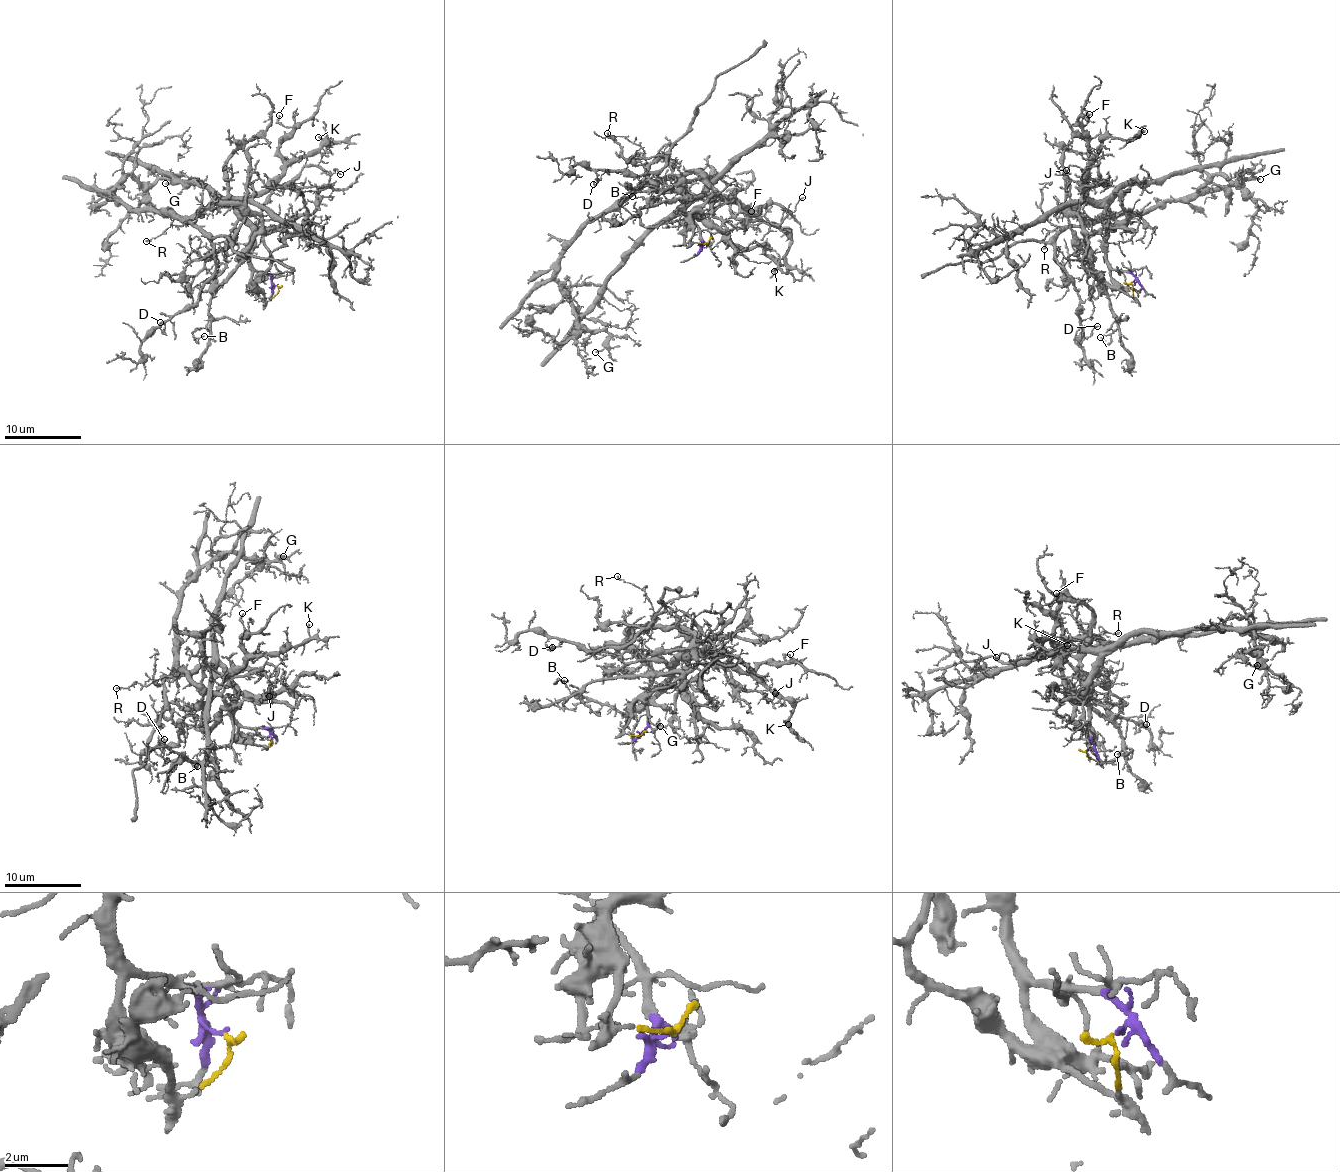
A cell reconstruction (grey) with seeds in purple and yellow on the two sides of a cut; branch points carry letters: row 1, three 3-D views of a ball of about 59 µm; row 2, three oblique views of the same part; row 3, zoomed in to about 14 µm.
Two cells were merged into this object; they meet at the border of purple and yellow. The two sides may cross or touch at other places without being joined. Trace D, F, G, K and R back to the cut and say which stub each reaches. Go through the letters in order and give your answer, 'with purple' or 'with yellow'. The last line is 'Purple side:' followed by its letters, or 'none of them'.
D: with yellow
F: with purple
G: with yellow
K: with purple
R: with yellow
Purple side: F, K

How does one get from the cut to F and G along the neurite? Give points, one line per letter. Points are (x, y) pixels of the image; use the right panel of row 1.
F: (1132, 281), (1130, 272), (1114, 270), (1106, 259), (1108, 211), (1083, 195), (1090, 113)
G: (1132, 281), (1132, 297), (1082, 262), (1081, 220), (1064, 206), (1092, 220), (1142, 215), (1215, 175), (1260, 179)

